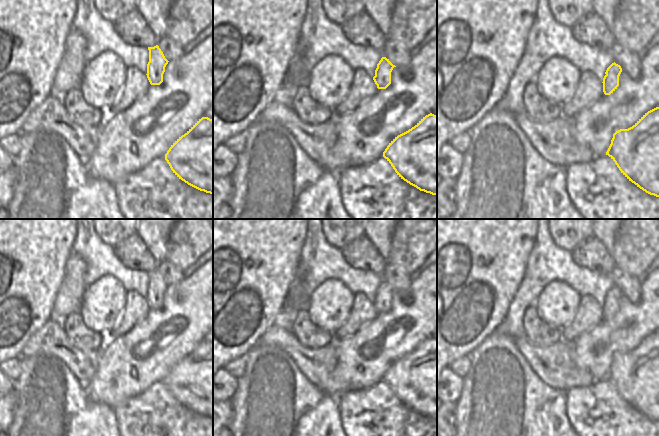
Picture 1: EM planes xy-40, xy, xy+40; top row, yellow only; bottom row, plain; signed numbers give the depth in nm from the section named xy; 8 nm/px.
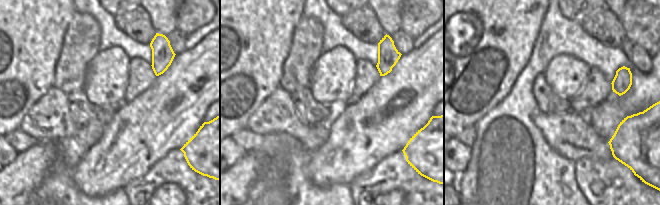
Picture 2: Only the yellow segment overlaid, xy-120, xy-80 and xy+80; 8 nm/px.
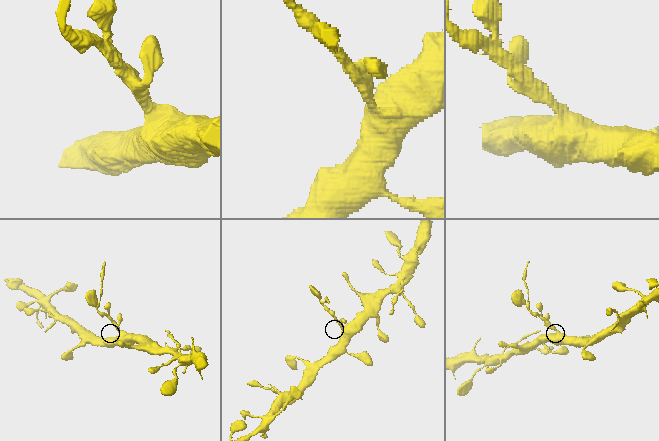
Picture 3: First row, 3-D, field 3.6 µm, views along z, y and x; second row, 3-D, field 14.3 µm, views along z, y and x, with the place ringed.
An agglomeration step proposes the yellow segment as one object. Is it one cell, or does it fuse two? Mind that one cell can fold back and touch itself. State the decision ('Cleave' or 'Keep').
Cleave.

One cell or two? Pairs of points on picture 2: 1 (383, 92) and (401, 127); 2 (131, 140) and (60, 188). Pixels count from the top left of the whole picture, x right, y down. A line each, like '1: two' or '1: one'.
1: one
2: two

